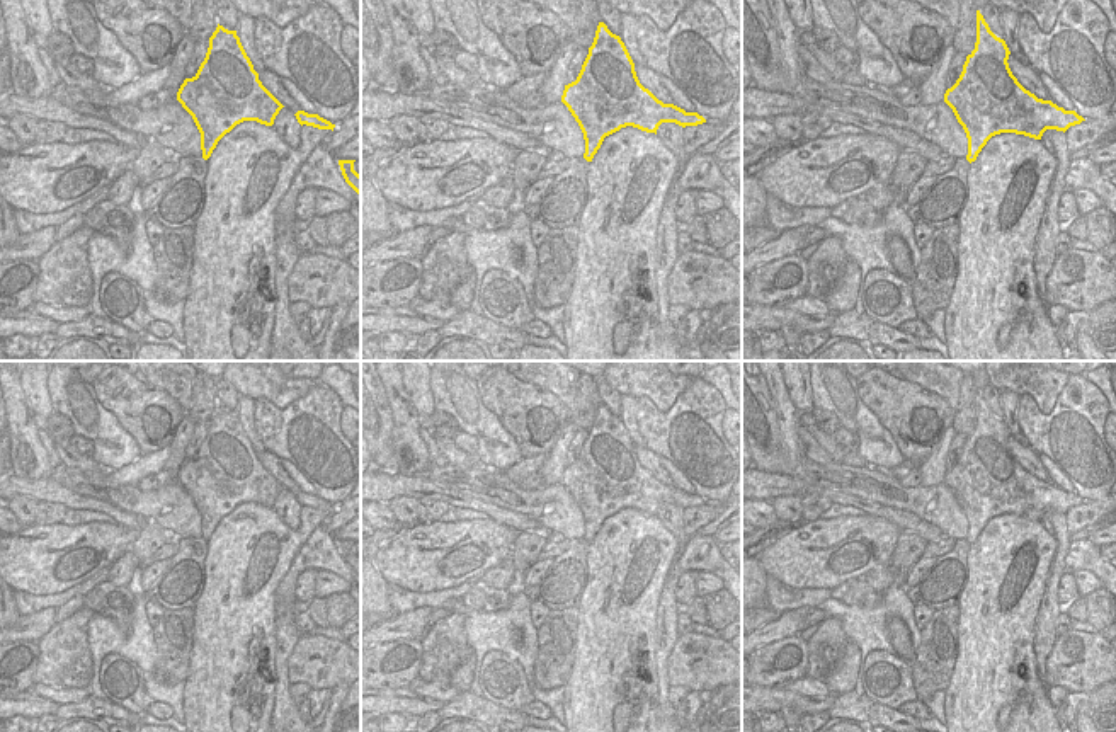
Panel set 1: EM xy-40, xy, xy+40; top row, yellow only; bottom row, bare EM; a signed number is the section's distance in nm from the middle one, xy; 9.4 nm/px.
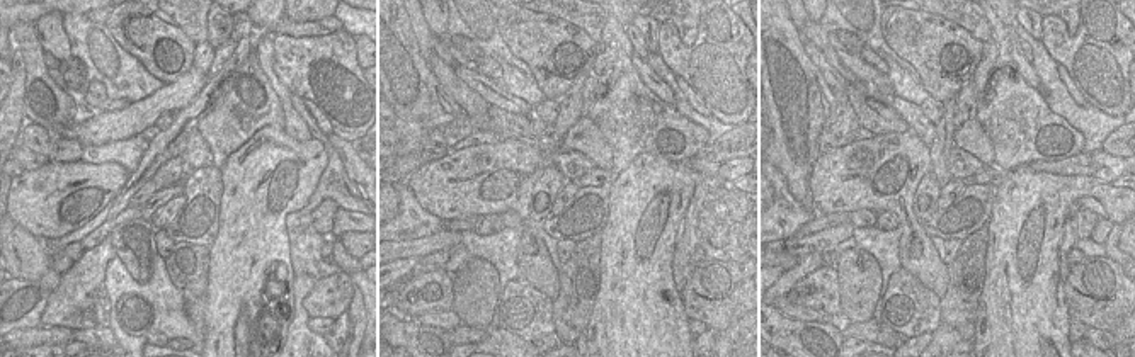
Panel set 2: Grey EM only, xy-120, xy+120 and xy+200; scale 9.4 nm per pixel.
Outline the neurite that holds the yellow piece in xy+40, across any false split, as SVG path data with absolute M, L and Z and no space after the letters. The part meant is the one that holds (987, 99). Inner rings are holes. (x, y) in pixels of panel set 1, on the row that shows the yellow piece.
M976 10L976 43L966 56L956 83L944 102L953 109L968 138L966 160L976 160L987 141L1000 133L1041 140L1046 129L1067 131L1085 121L1051 100L1026 90L1009 68L1009 48L997 37Z

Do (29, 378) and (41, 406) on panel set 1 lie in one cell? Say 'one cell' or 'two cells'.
one cell

